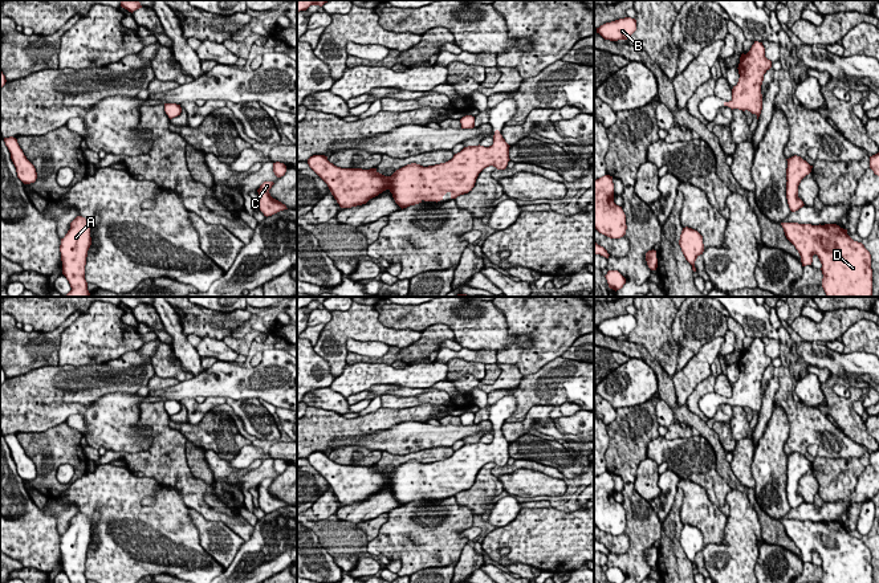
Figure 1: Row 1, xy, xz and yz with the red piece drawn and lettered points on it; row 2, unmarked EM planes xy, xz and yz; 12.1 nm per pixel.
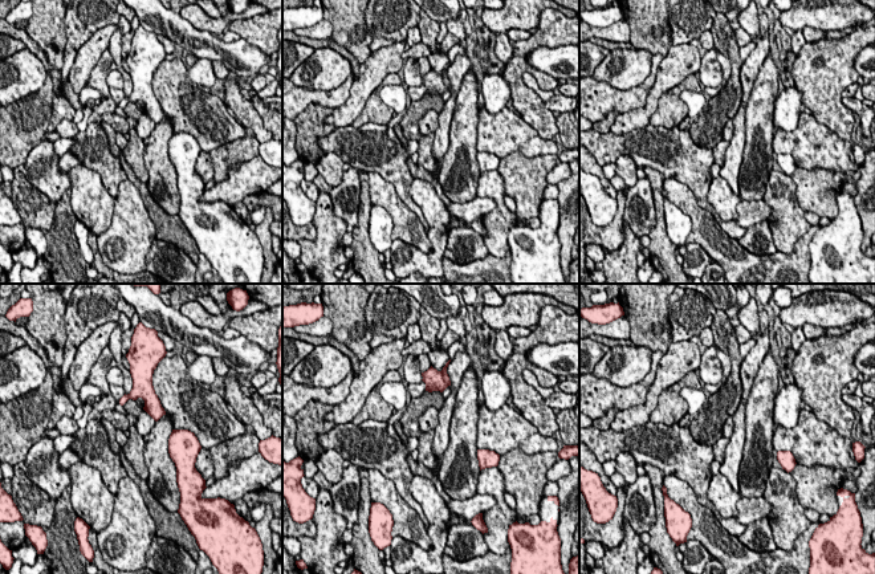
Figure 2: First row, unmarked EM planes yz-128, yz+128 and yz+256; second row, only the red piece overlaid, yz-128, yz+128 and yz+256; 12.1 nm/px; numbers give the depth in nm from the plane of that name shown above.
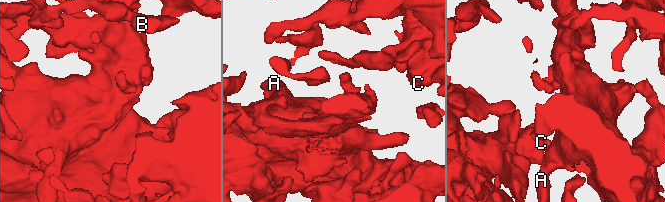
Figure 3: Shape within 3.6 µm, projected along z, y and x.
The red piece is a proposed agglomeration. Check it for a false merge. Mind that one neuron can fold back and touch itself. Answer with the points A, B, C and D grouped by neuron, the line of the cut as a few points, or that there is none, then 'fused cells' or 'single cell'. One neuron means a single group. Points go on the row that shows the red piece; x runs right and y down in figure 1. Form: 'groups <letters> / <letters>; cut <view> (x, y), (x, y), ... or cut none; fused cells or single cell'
groups A B C D; cut none; single cell

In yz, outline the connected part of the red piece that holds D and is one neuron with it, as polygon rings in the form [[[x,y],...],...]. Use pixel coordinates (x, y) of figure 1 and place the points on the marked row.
[[[781,223],[786,238],[801,256],[802,266],[817,254],[822,264],[822,288],[827,297],[871,297],[871,254],[837,224]]]

